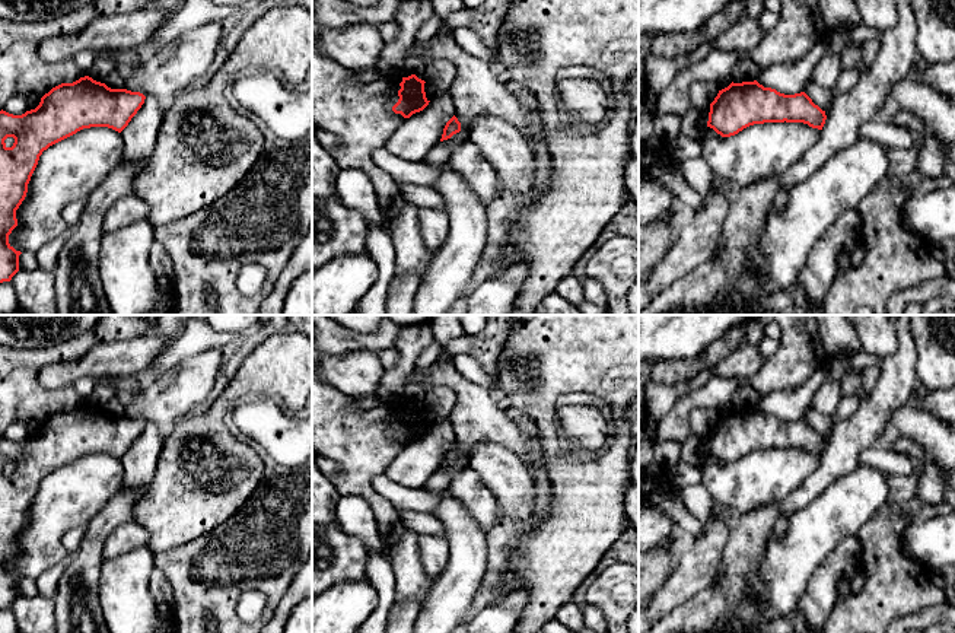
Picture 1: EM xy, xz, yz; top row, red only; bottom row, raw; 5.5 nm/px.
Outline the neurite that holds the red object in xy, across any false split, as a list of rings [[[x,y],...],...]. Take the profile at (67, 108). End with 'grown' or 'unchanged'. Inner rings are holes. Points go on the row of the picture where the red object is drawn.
[[[89,76],[73,83],[61,83],[41,98],[35,109],[22,115],[0,111],[0,283],[10,281],[19,271],[19,255],[9,244],[9,235],[17,226],[16,210],[28,193],[28,184],[39,156],[50,146],[83,128],[108,127],[121,133],[144,104],[146,96],[127,89],[111,89]]]; unchanged

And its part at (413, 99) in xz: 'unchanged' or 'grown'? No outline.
unchanged

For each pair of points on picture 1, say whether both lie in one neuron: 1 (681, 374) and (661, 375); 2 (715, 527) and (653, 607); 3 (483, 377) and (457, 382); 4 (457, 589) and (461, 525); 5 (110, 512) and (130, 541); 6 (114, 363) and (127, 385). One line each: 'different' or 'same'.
1: same
2: same
3: different
4: same
5: different
6: different

